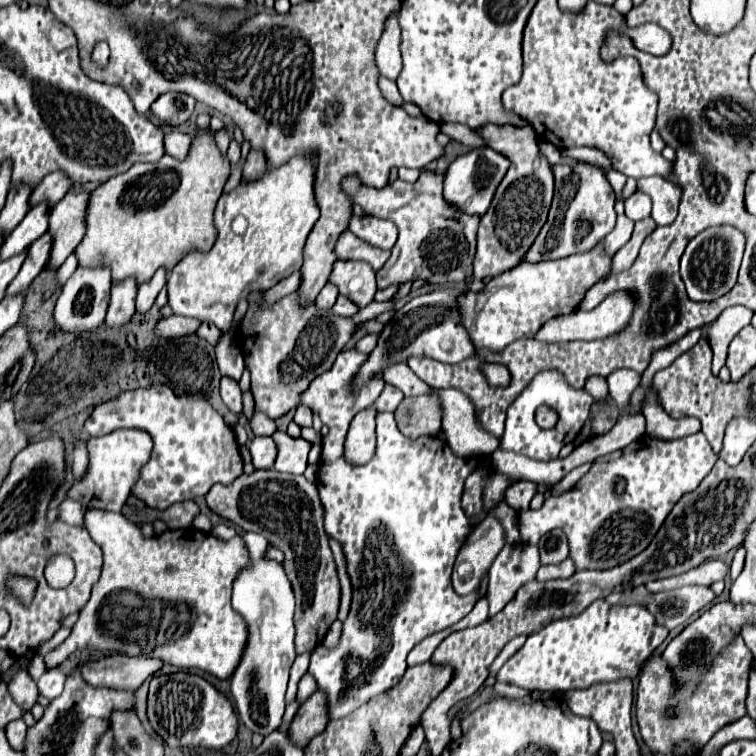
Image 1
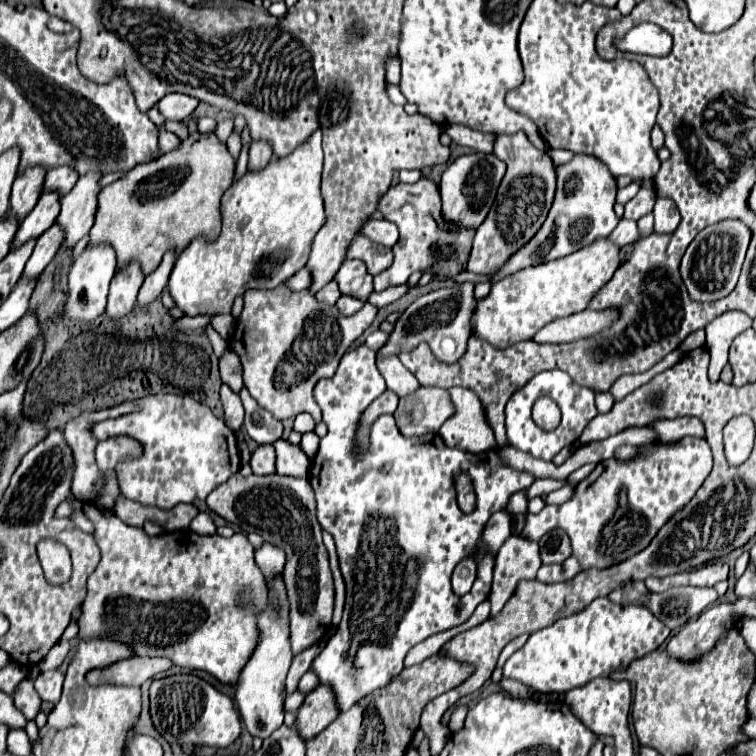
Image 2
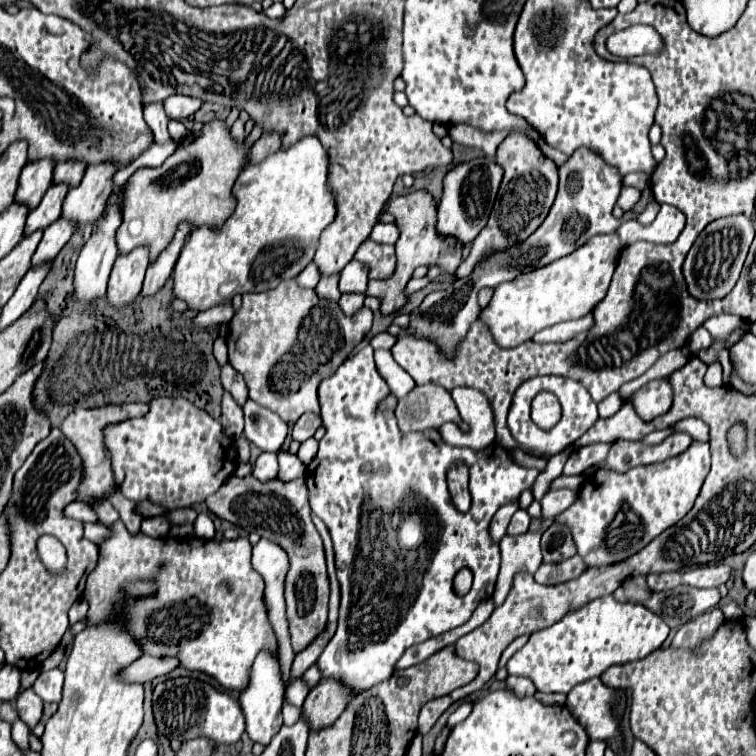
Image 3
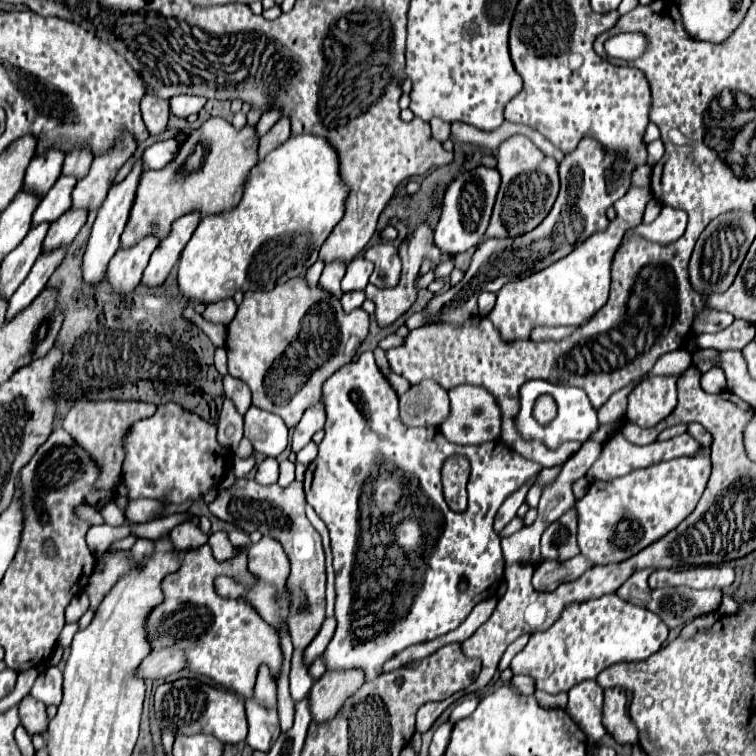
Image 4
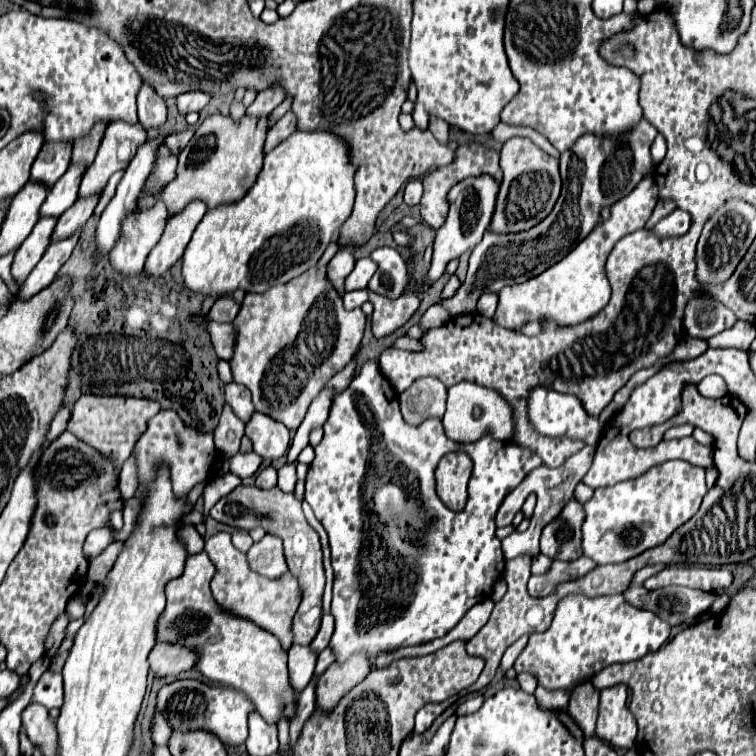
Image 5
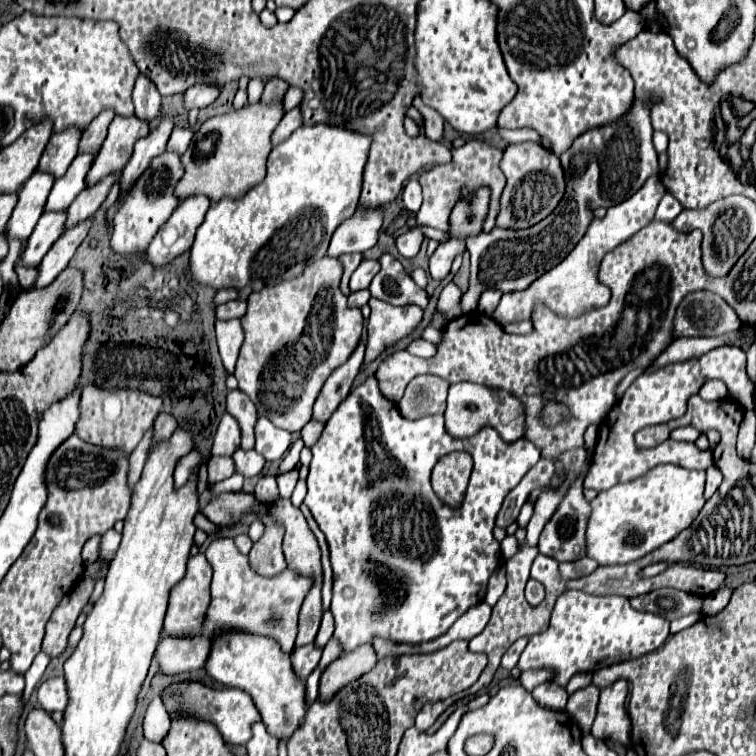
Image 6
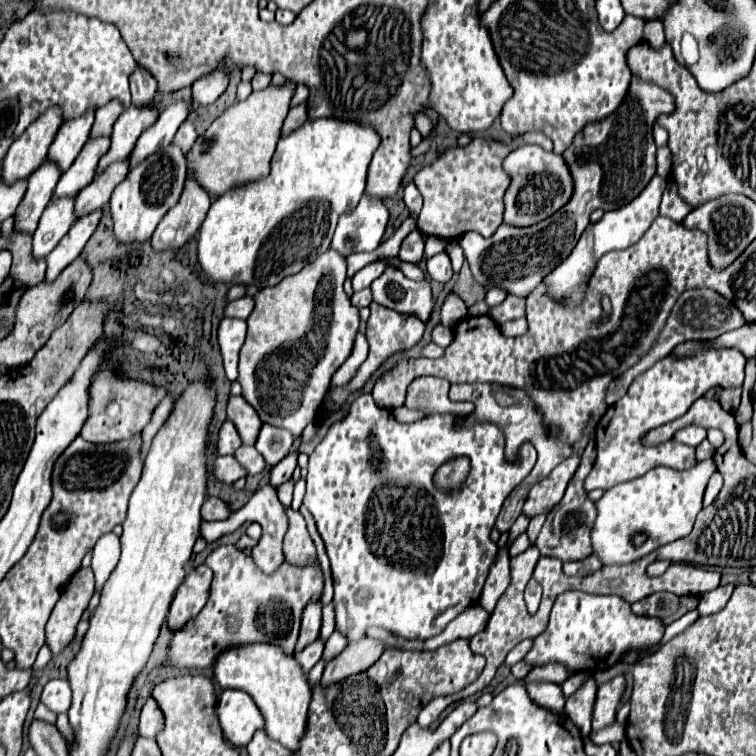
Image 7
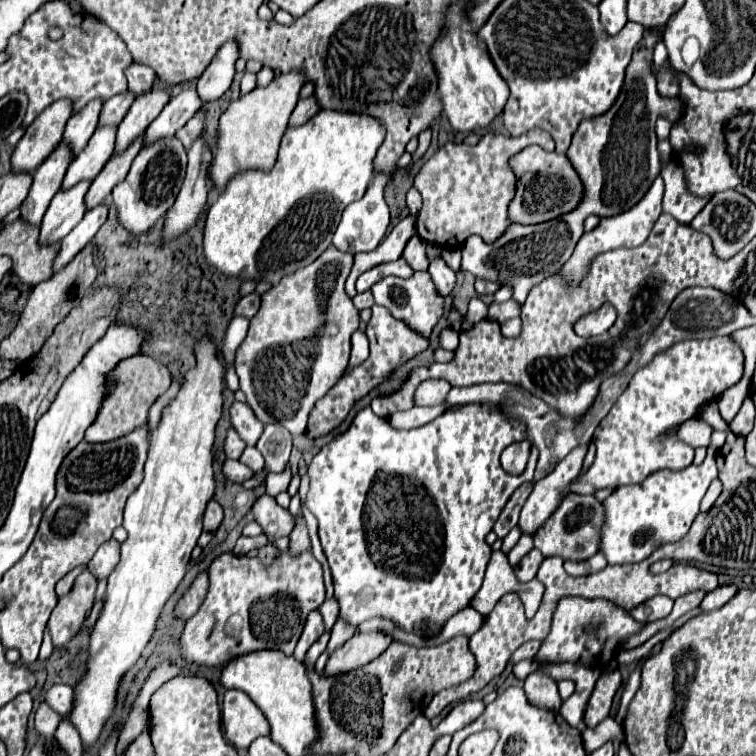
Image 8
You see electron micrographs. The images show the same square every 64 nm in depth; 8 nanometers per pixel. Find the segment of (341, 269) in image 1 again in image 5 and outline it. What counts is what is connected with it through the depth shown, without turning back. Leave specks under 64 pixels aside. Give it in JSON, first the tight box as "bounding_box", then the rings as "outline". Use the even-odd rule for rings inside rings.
{"bounding_box":[346,258,376,290],"outline":[[[360,258],[356,262],[356,268],[352,274],[346,278],[346,290],[362,290],[368,286],[372,274],[376,272],[376,262],[372,258]]]}

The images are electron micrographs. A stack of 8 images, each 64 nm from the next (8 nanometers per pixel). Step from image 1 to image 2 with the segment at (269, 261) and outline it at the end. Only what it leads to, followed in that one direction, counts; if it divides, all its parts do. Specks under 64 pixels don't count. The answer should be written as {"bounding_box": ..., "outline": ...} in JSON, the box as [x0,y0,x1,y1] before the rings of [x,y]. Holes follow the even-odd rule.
{"bounding_box":[170,132,326,340],"outline":[[[314,132],[306,142],[302,142],[292,154],[284,158],[272,158],[262,170],[248,170],[240,180],[236,180],[222,198],[222,232],[216,240],[206,240],[204,236],[194,238],[178,256],[174,270],[170,274],[170,294],[176,306],[186,312],[186,316],[212,314],[212,328],[228,340],[234,330],[234,318],[230,314],[236,296],[242,296],[248,288],[276,288],[306,266],[310,256],[310,246],[316,232],[326,222],[324,200],[320,192],[322,178],[322,146],[320,132]]]}

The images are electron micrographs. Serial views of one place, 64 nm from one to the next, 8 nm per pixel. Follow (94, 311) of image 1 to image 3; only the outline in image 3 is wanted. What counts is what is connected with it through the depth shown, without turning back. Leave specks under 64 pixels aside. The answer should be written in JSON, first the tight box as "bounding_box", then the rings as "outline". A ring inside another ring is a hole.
{"bounding_box":[74,188,124,302],"outline":[[[114,188],[112,196],[108,198],[106,210],[102,212],[100,220],[94,222],[92,228],[92,236],[90,240],[84,244],[80,258],[76,262],[76,276],[74,276],[74,292],[78,296],[80,302],[90,302],[96,296],[104,296],[106,294],[106,284],[108,284],[108,276],[112,270],[112,264],[118,256],[118,248],[116,248],[116,230],[122,224],[122,202],[124,202],[124,188]]]}

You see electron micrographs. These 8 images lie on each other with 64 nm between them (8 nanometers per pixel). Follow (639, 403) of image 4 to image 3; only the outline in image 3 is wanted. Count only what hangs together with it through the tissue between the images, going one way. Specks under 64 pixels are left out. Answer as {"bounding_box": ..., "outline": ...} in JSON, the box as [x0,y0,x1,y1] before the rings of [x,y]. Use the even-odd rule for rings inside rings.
{"bounding_box":[629,380,673,421],"outline":[[[652,380],[629,397],[636,413],[650,421],[666,413],[673,401],[673,392],[668,380]]]}

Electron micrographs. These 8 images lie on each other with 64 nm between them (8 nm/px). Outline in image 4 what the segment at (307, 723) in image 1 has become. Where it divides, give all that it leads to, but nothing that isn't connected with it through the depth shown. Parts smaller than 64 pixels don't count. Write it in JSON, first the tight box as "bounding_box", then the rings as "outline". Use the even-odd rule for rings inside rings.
{"bounding_box":[310,668,364,722],"outline":[[[360,668],[328,670],[310,690],[312,718],[316,722],[332,720],[340,706],[364,684],[364,672]]]}

